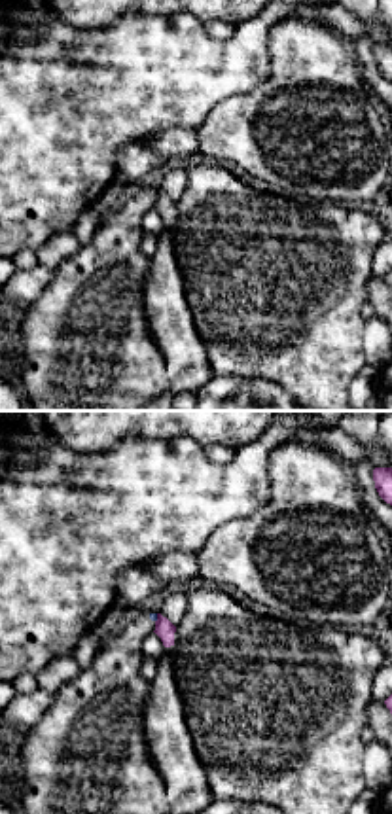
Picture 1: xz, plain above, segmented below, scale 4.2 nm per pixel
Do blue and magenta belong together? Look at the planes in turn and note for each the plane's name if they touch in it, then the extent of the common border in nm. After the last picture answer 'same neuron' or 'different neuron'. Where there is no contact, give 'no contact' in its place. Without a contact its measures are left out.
contact in xz; length 40 nm

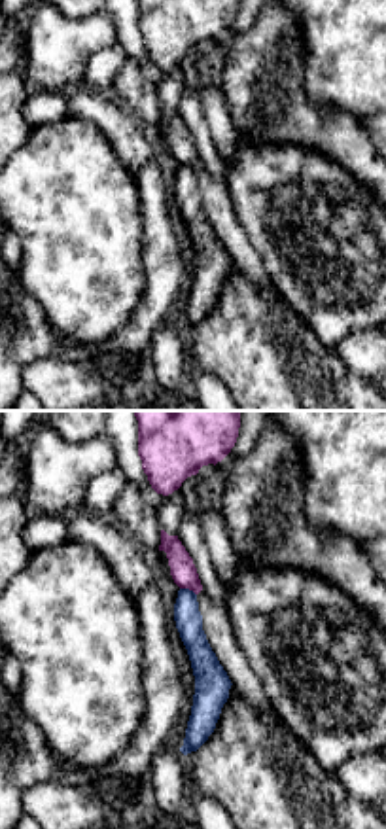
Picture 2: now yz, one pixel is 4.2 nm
contact in yz; length 80 nm

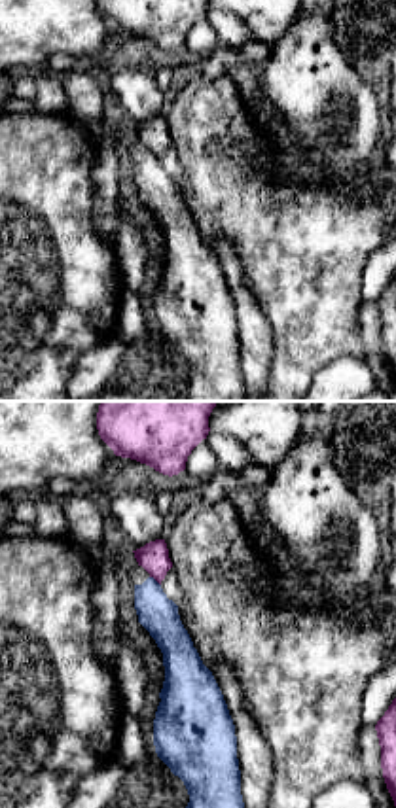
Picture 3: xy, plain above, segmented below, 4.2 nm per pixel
contact in xy; length 60 nm

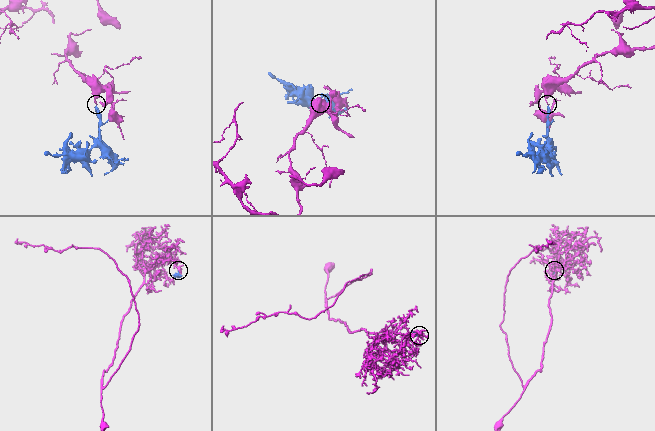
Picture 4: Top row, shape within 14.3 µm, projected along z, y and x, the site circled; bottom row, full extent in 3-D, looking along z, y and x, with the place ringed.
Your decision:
different neuron

